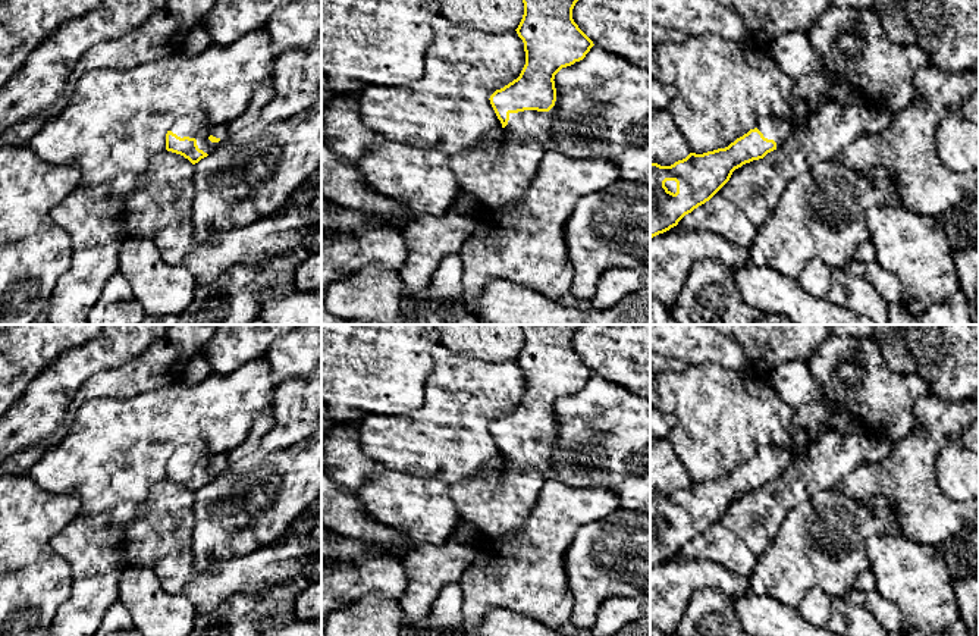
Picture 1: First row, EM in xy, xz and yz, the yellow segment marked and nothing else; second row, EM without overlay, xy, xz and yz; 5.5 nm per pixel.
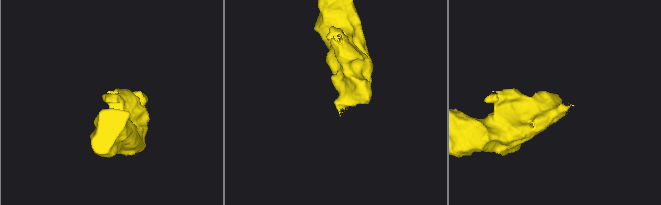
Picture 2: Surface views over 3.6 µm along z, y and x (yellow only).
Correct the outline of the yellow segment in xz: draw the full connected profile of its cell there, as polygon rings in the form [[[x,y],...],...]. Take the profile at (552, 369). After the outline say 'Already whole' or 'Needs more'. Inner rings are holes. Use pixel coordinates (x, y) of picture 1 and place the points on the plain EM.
[[[521,325],[523,348],[515,358],[524,372],[525,394],[517,408],[490,424],[502,457],[514,467],[550,474],[555,404],[586,386],[593,370],[572,348],[581,325]]]. Needs more

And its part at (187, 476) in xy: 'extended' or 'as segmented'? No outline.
extended

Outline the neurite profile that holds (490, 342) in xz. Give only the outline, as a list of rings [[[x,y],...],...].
[[[433,325],[442,351],[484,361],[515,360],[524,344],[521,325]]]

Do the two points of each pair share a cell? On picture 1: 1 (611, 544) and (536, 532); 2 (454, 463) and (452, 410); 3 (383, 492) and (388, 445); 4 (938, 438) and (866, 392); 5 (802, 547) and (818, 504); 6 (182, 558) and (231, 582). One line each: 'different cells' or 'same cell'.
1: different cells
2: same cell
3: different cells
4: different cells
5: same cell
6: same cell

